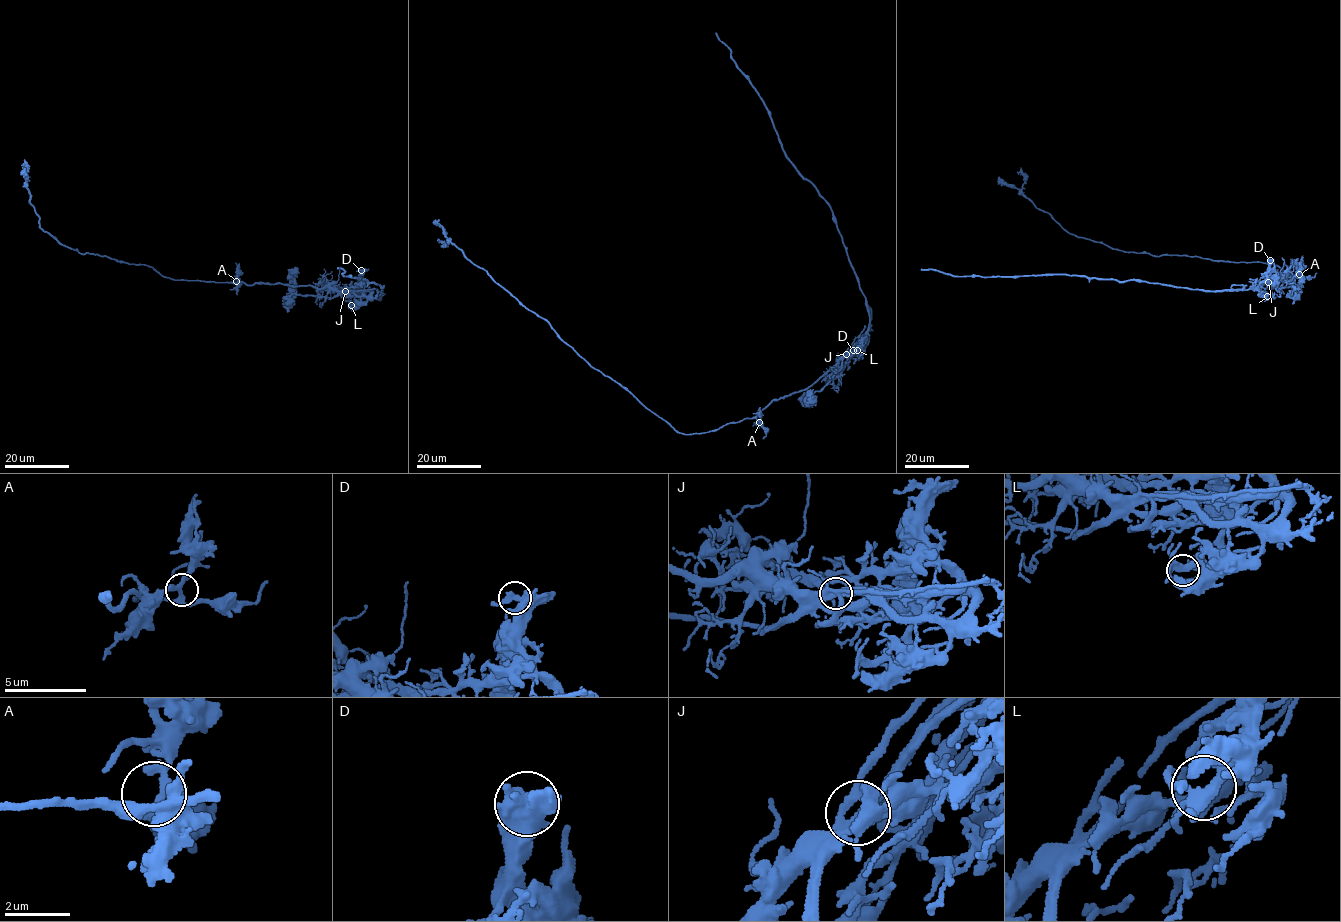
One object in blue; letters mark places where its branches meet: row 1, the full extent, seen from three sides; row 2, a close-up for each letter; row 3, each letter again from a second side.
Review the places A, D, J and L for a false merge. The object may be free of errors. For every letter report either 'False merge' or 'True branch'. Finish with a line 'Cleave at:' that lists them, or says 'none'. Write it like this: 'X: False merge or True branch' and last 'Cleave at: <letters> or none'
A: True branch
D: True branch
J: False merge
L: True branch
Cleave at: J

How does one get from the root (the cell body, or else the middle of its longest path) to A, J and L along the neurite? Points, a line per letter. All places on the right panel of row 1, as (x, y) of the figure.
A: (1286, 276), (1299, 274)
J: (1286, 276), (1268, 282)
L: (1286, 276), (1272, 280), (1267, 296)

